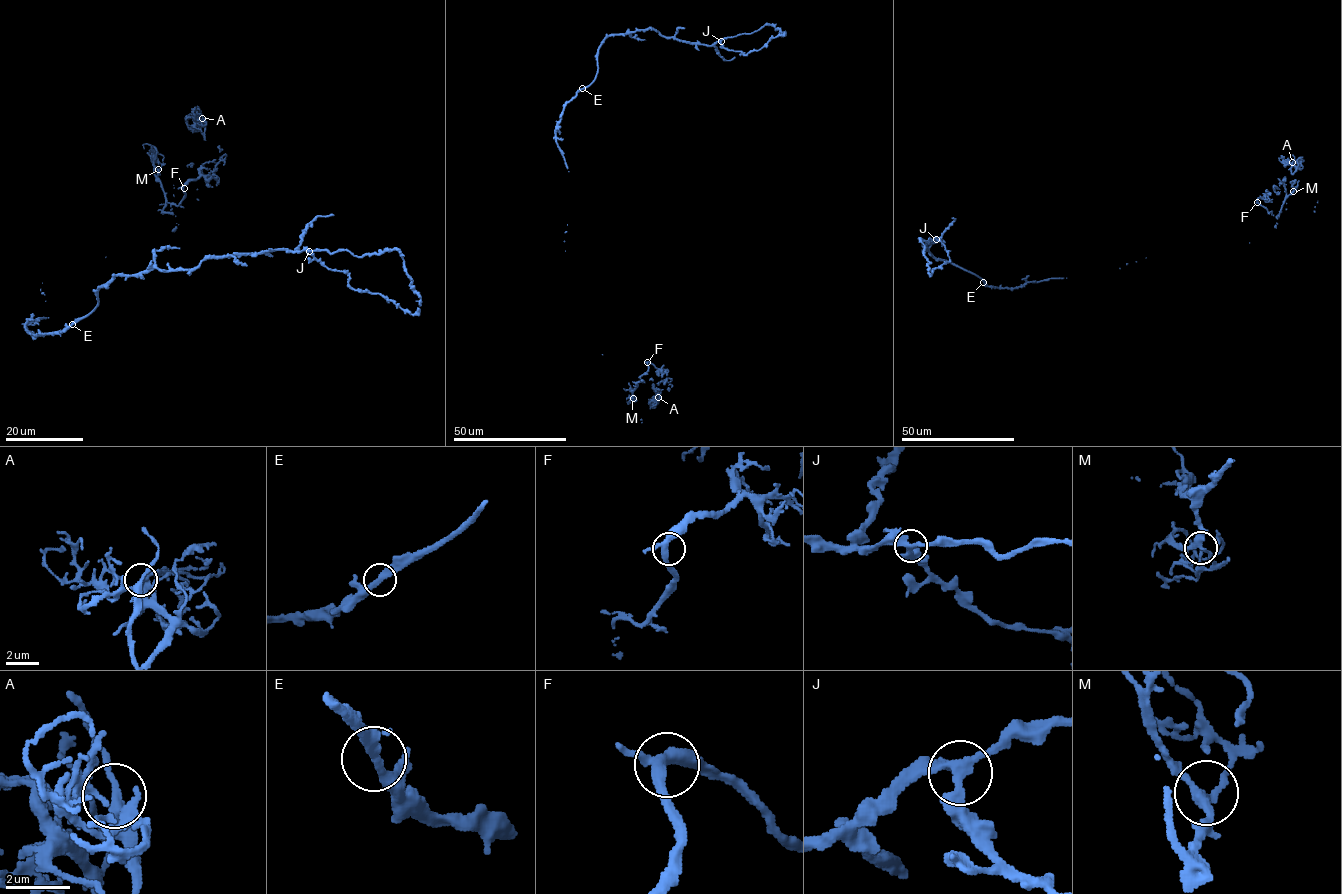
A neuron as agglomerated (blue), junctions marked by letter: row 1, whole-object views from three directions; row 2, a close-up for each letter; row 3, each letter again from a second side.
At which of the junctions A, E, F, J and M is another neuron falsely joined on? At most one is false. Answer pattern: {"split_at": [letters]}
{"split_at": []}

